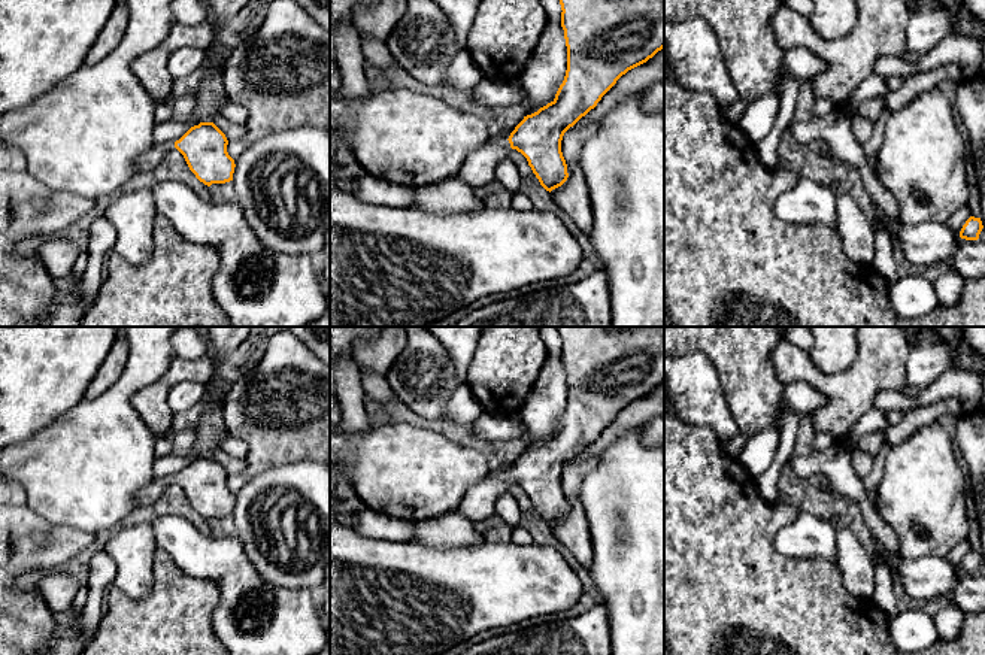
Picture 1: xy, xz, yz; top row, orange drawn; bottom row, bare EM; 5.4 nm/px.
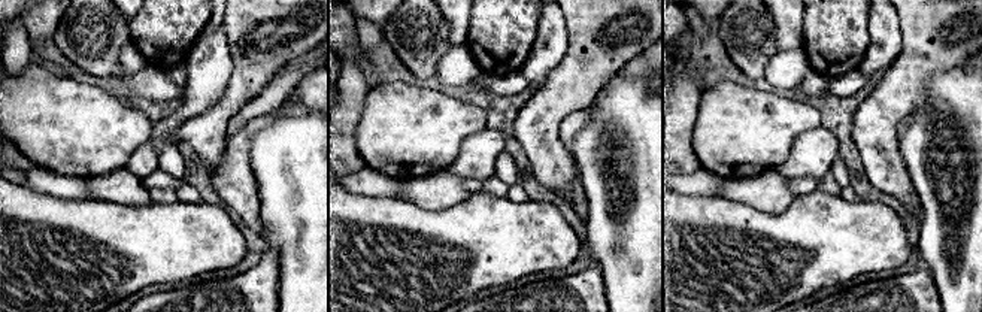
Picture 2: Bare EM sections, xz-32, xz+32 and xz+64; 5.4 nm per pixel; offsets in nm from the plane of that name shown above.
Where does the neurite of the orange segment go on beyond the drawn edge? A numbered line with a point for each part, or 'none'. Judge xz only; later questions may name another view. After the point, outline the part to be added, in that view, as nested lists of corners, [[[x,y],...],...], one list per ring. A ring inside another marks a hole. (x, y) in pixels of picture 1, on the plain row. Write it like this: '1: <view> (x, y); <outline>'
1: xz (478, 505); [[[490,471],[482,480],[472,485],[452,513],[472,522],[487,521],[495,513],[497,497],[509,489],[510,477],[504,471]]]

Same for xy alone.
1: xy (152, 491); [[[154,477],[154,480],[146,483],[145,488],[139,492],[139,506],[146,507],[155,504],[173,482],[175,477]]]

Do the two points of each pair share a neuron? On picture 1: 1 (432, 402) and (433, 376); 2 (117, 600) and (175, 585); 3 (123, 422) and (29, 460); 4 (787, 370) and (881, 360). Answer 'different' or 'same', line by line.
1: same
2: same
3: same
4: same

